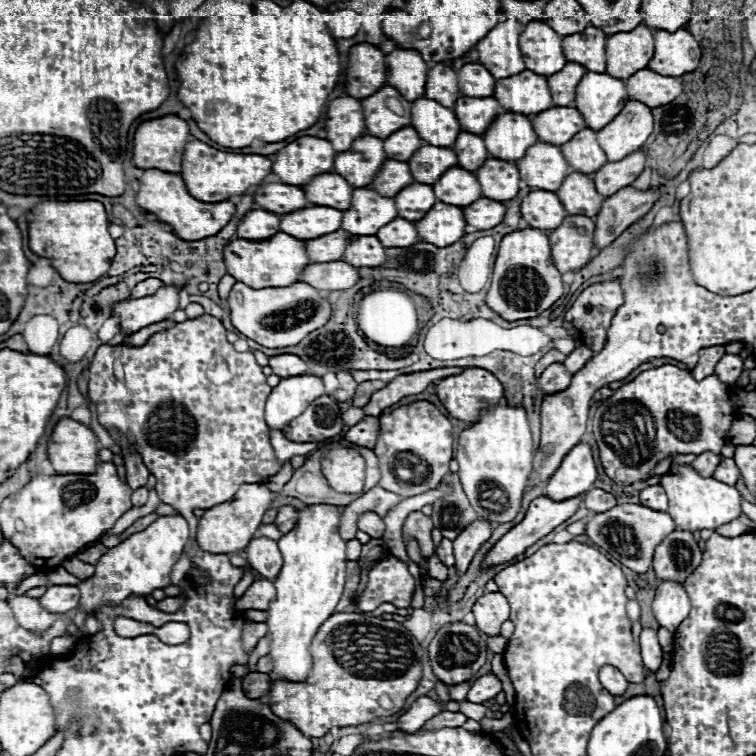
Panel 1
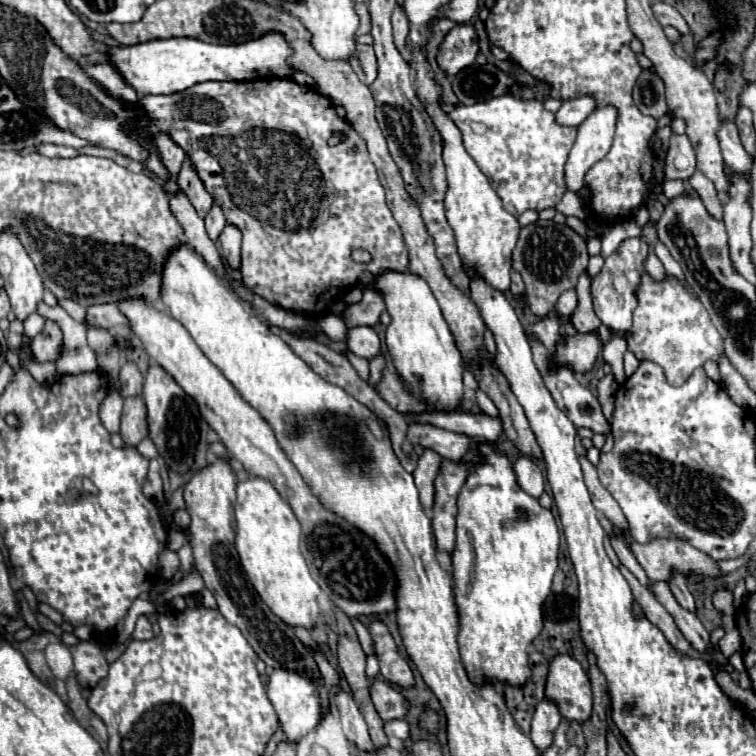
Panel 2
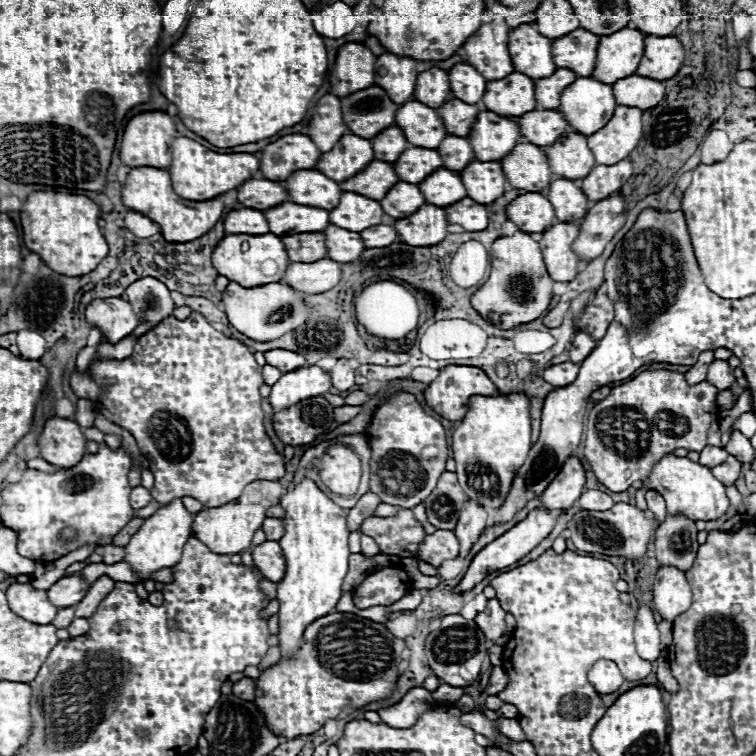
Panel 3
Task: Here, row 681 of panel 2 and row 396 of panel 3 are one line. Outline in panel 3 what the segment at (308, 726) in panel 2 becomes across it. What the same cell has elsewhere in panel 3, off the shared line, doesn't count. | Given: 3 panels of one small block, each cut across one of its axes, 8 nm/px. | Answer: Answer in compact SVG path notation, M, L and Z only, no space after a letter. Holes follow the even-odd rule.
M302 366L292 372L282 374L282 378L272 386L270 404L274 410L288 408L288 404L296 404L296 400L304 400L308 396L322 396L330 390L330 374L318 366Z

